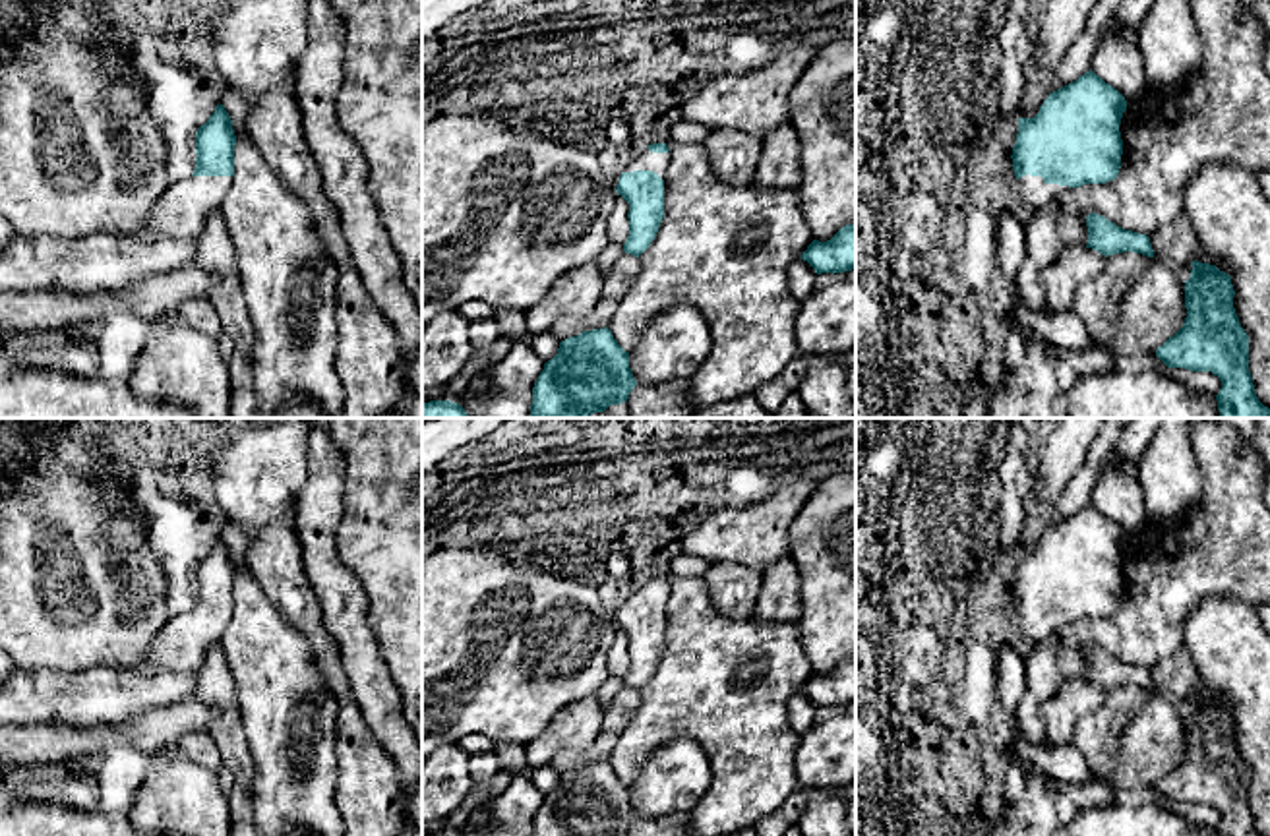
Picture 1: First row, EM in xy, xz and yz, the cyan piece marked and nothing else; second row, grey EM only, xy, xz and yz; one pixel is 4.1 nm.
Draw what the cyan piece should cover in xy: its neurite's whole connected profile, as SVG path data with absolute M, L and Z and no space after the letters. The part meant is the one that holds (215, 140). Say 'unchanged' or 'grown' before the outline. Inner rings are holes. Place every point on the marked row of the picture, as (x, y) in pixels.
grown | M223 104L215 106L209 120L196 132L196 168L190 178L170 182L149 213L149 228L172 240L188 240L199 236L205 215L219 209L225 194L232 186L234 176L234 145L236 135L232 120Z

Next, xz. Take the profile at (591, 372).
grown | M608 327L559 343L534 387L530 418L631 418L629 393L637 385L629 352Z

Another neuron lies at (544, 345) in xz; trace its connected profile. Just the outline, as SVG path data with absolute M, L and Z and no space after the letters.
M550 331L530 337L529 344L544 362L552 360L559 348L559 341Z

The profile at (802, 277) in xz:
M796 259L788 269L788 288L796 300L805 300L815 288L817 273L803 261Z

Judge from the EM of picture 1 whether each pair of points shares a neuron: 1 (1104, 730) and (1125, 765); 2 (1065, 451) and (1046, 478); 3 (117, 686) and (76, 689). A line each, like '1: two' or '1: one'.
1: two
2: one
3: one

